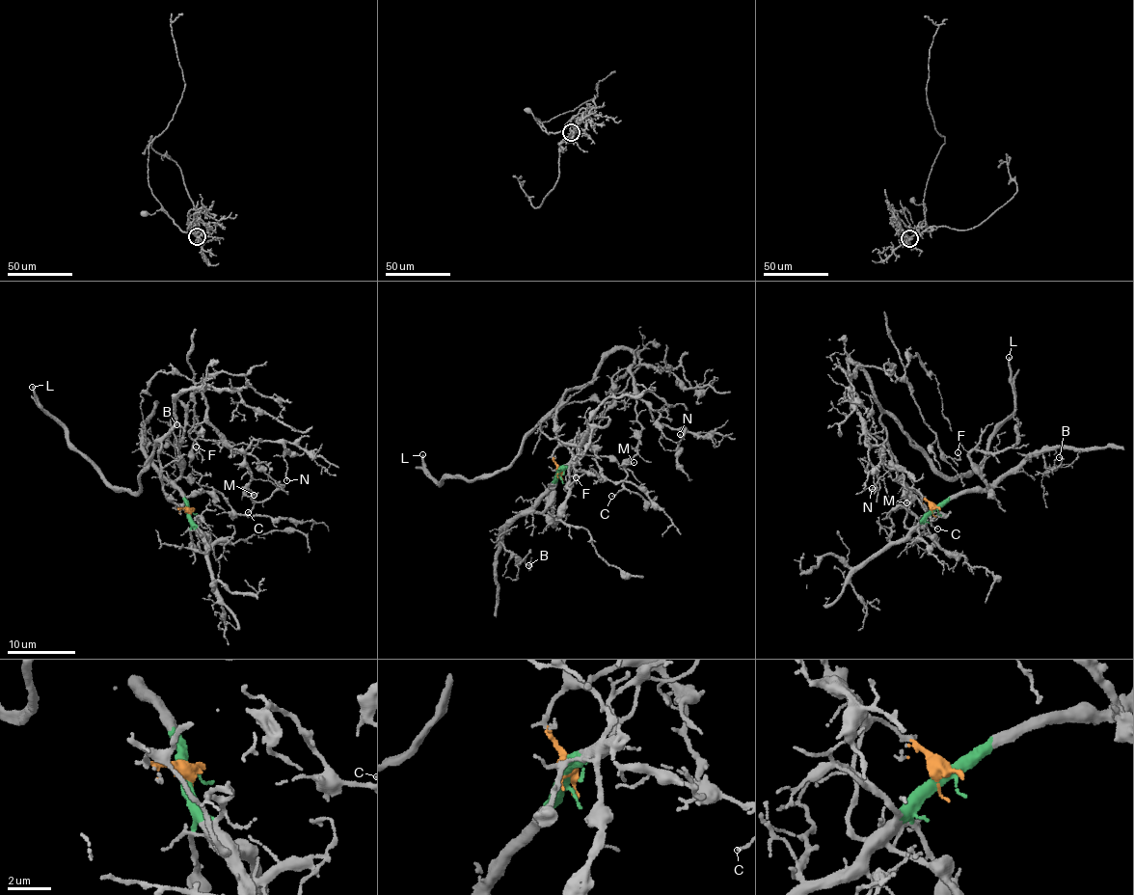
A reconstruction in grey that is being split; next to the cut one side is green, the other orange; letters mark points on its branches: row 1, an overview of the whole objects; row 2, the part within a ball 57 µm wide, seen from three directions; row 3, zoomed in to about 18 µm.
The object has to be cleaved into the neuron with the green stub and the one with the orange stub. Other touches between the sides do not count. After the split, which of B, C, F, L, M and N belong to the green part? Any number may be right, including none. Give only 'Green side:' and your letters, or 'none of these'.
Green side: B

